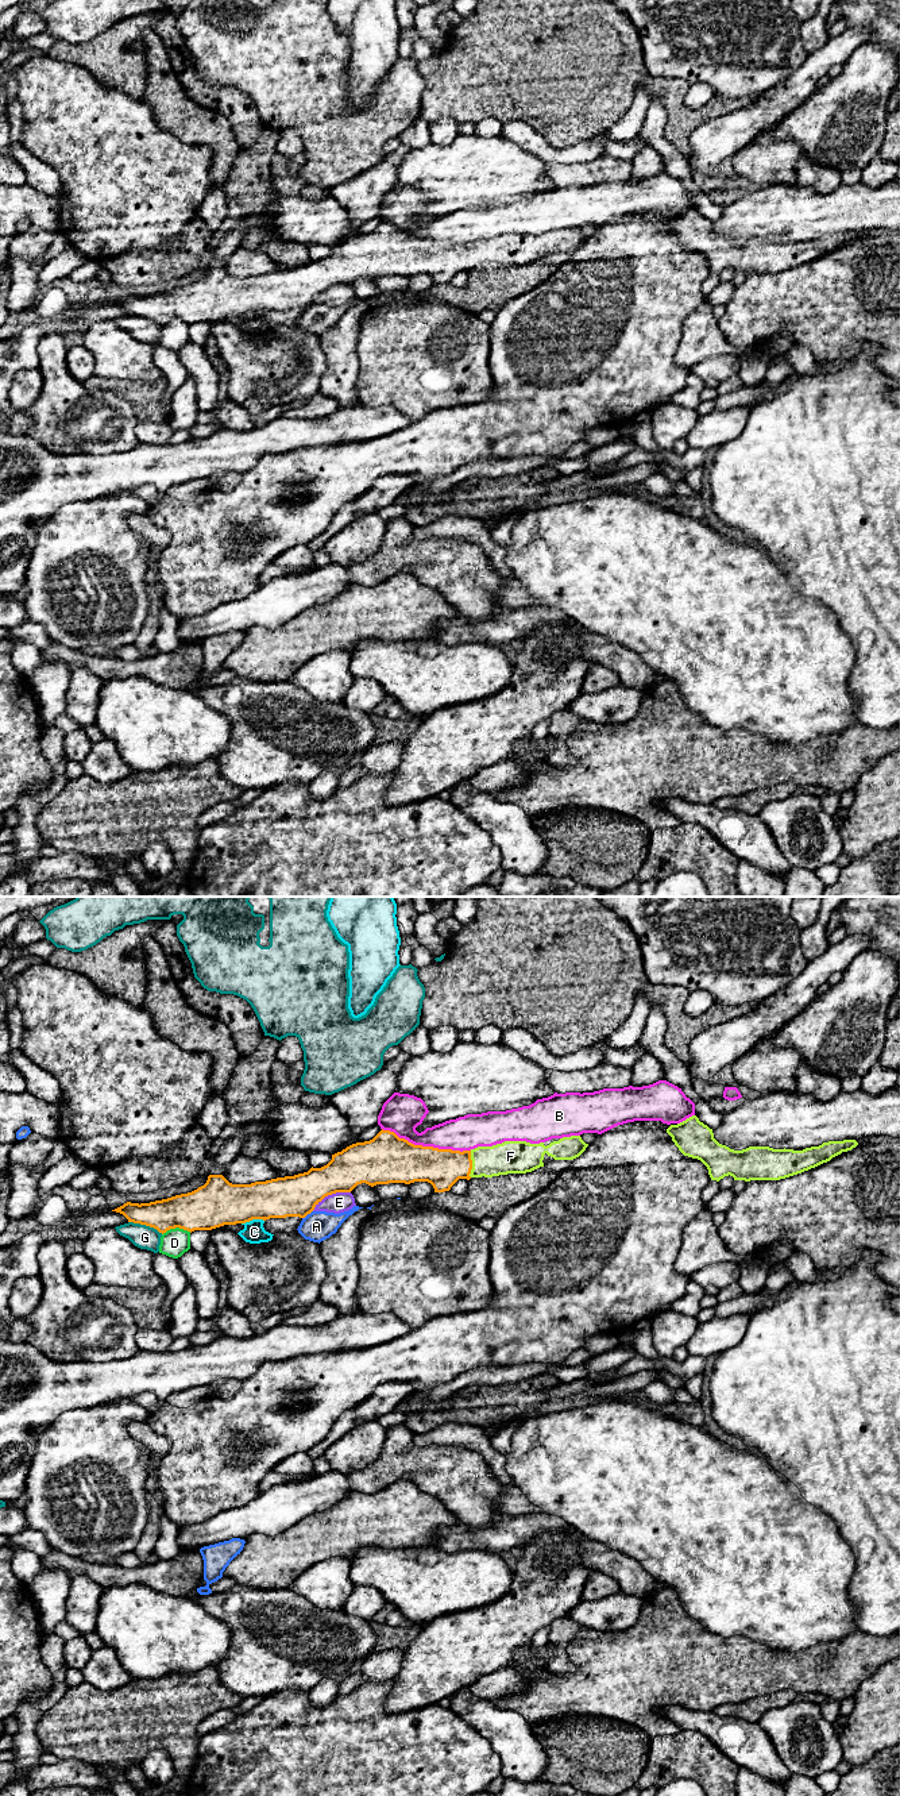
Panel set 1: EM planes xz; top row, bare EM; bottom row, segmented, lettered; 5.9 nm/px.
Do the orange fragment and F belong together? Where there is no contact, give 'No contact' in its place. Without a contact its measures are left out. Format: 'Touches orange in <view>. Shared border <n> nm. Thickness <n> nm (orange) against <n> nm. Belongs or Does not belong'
Touches orange in xz. Shared border 160 nm. Thickness 220 nm (orange) against 190 nm. Belongs

